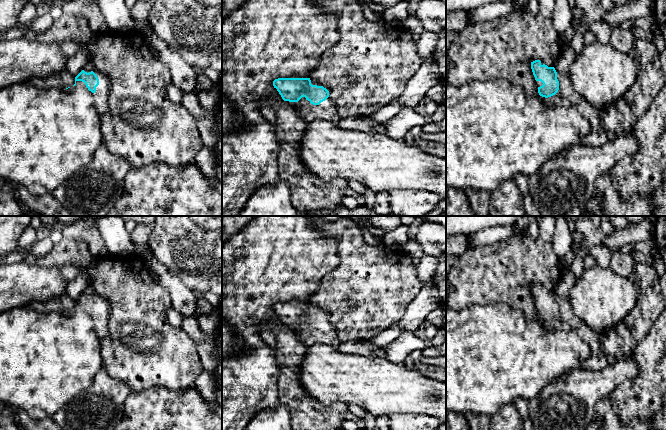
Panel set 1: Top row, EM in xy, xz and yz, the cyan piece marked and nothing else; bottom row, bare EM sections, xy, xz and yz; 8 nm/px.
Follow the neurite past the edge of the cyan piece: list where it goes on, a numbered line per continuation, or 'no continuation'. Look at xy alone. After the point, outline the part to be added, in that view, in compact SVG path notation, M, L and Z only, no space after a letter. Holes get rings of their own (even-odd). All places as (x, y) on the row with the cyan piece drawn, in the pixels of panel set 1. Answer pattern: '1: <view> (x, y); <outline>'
1: xy (101, 95); M89 62L83 68L83 70L87 73L93 71L97 75L99 79L99 85L96 87L95 93L92 93L91 91L90 92L94 98L94 106L97 112L100 115L106 113L109 110L108 106L108 97L110 92L109 78L102 72L98 71L92 62Z

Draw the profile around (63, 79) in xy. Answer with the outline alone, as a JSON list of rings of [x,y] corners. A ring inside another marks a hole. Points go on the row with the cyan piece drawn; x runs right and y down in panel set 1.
[[[67,69],[55,72],[42,78],[40,83],[40,85],[45,88],[58,87],[61,89],[72,87],[74,84],[75,77]]]

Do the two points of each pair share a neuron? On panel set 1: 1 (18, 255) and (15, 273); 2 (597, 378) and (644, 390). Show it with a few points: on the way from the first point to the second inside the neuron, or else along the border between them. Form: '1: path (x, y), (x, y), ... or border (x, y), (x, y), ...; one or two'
1: border (22, 261), (10, 264); two
2: border (639, 371), (634, 377), (618, 384), (601, 399); two

